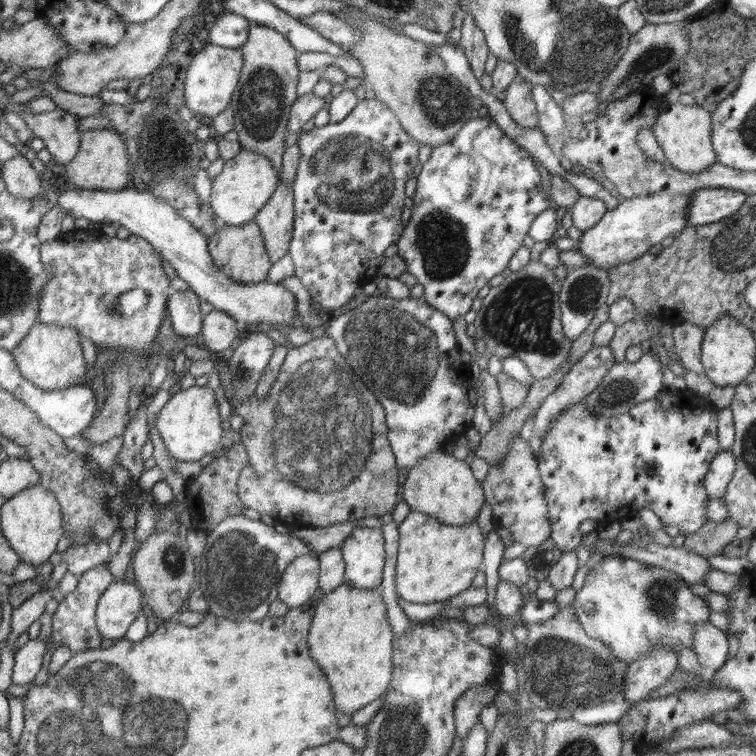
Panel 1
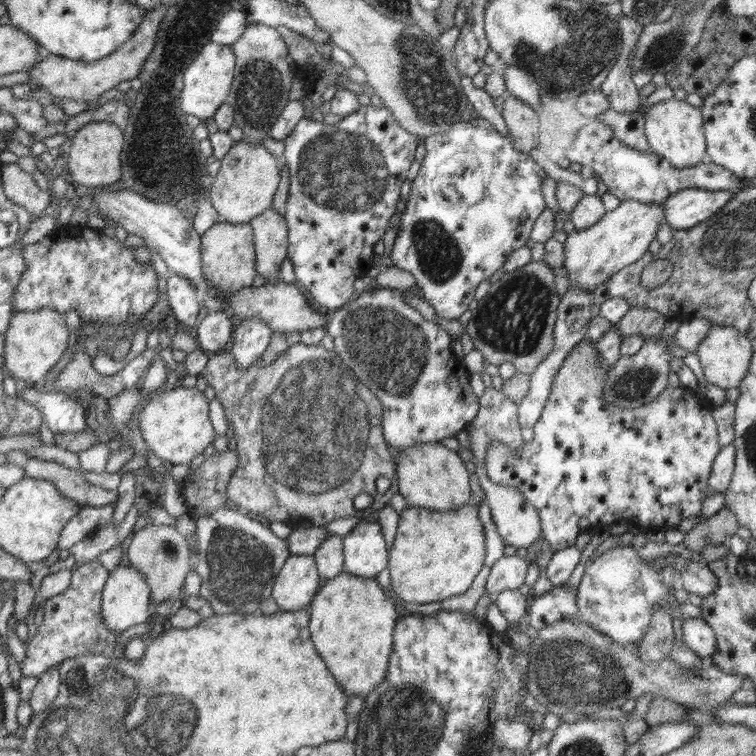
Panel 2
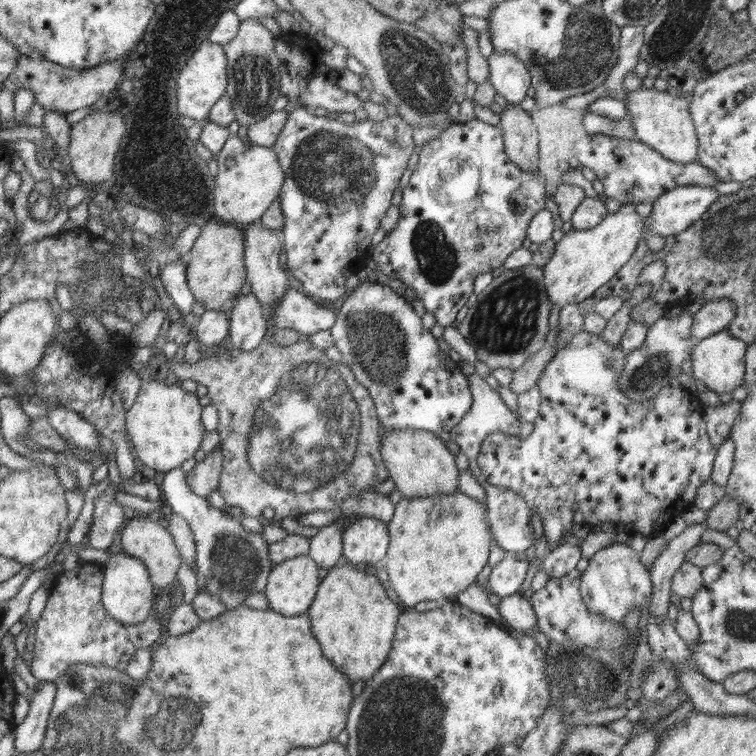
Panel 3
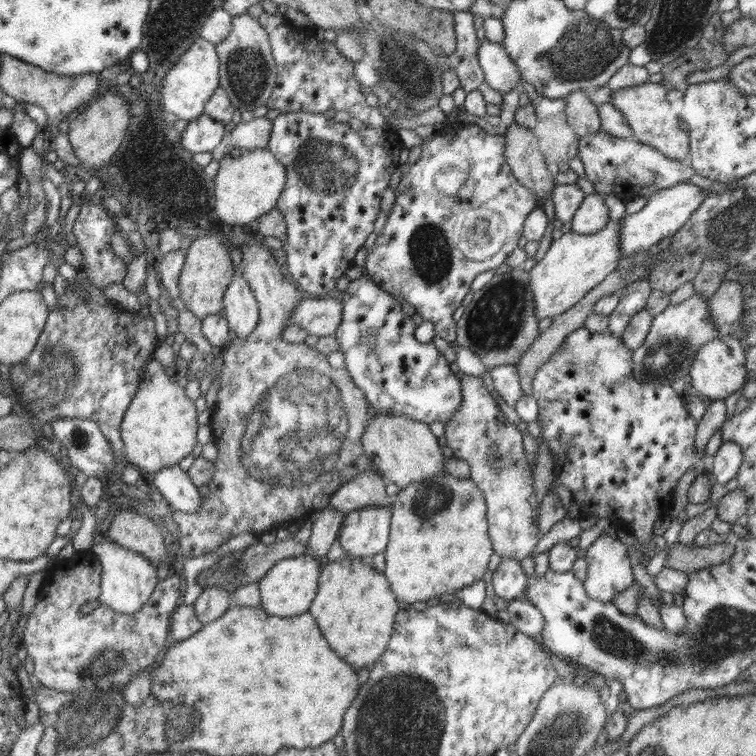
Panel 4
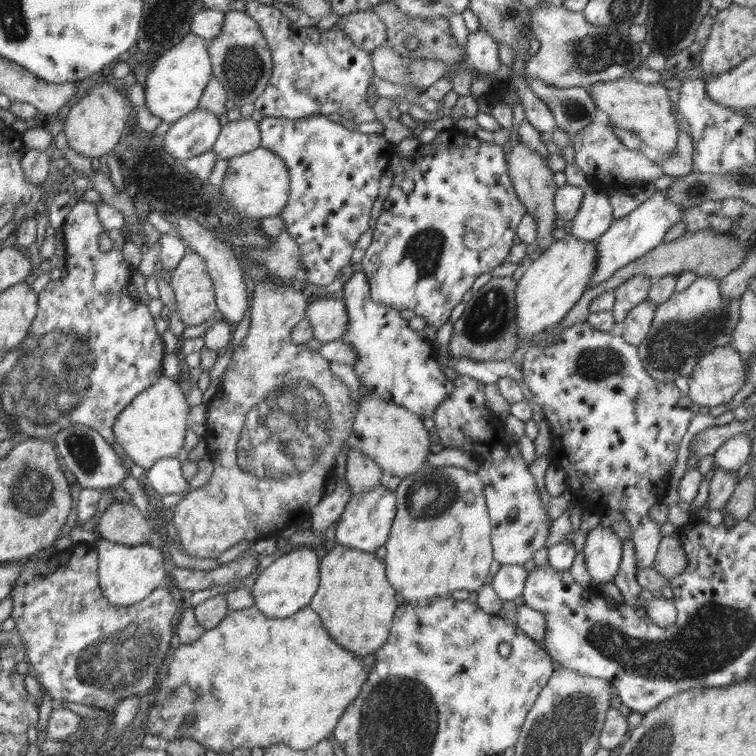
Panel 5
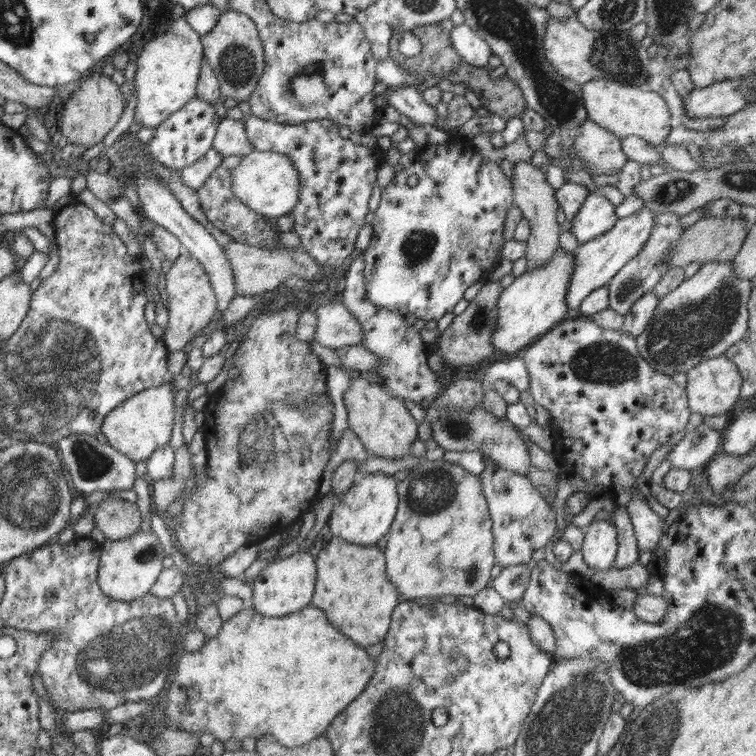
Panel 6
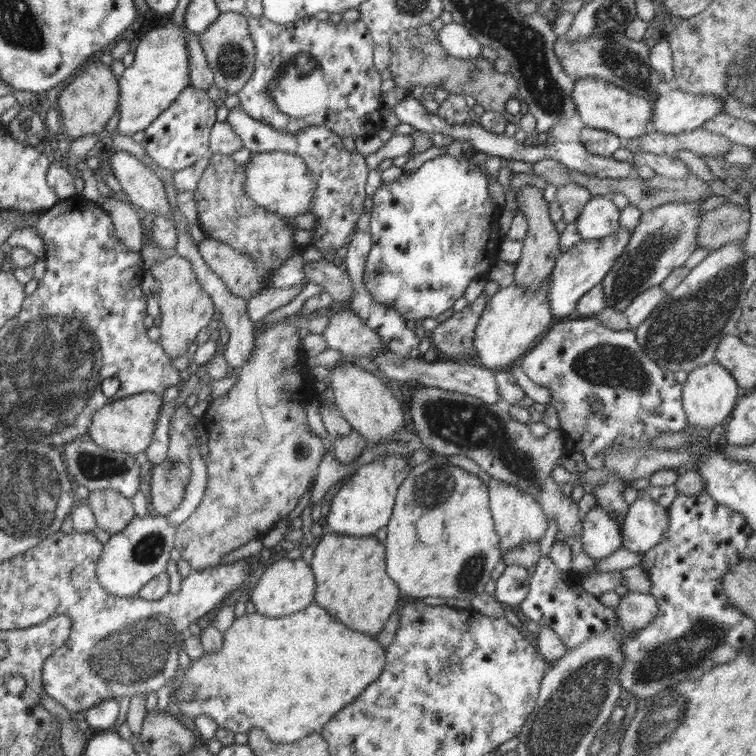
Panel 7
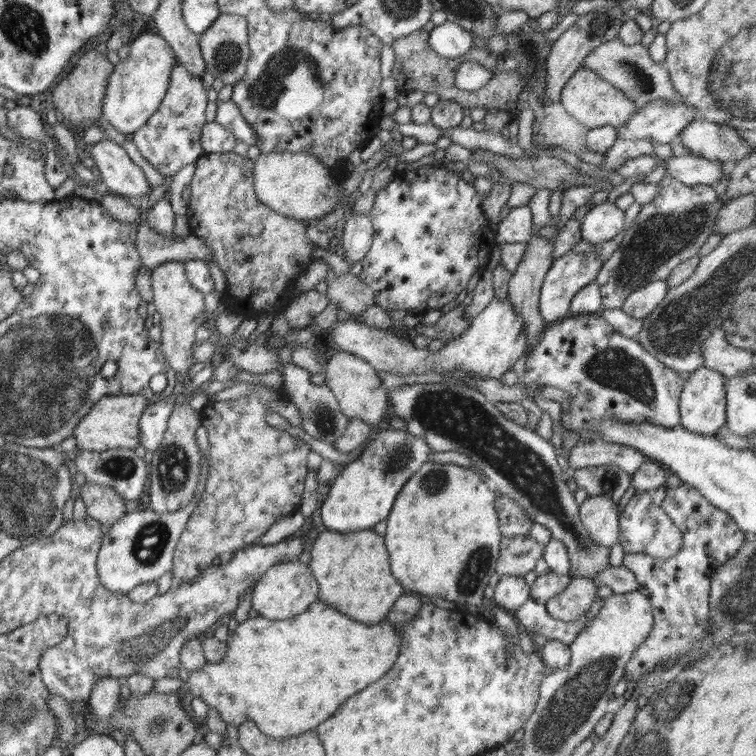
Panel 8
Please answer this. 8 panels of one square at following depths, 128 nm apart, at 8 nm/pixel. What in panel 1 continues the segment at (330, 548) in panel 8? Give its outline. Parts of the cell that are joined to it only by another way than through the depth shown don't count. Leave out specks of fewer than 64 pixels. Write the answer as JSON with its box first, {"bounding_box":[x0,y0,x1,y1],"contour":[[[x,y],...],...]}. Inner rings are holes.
{"bounding_box":[307,582,394,716],"contour":[[[349,582],[339,584],[320,598],[312,617],[307,638],[310,654],[332,689],[338,712],[353,716],[357,711],[387,691],[393,678],[392,657],[394,634],[389,625],[386,604],[377,589],[358,590]]]}

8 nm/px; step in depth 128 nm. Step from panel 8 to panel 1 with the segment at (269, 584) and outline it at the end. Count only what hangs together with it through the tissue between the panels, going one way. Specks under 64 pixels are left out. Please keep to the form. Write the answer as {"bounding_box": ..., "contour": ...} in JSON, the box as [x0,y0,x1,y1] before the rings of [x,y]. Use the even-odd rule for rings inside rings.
{"bounding_box":[278,556,319,609],"contour":[[[298,556],[278,579],[278,599],[290,606],[290,609],[300,608],[318,590],[319,560]]]}

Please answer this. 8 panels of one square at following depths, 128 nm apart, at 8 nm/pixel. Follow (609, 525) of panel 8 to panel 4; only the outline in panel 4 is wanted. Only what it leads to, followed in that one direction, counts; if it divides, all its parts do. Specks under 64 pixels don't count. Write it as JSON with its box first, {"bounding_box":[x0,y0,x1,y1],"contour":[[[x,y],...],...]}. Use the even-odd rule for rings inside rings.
{"bounding_box":[583,536,636,604],"contour":[[[600,536],[587,551],[585,559],[588,563],[588,572],[586,581],[583,582],[584,592],[592,600],[612,604],[620,592],[636,583],[628,550],[617,538]]]}

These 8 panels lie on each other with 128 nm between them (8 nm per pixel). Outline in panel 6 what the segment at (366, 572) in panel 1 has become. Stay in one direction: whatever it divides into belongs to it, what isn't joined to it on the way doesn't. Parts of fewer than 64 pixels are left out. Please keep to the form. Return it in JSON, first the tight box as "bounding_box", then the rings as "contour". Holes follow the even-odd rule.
{"bounding_box":[327,473,399,546],"contour":[[[371,473],[367,478],[359,476],[357,481],[341,496],[333,506],[327,522],[333,537],[360,546],[374,546],[390,531],[397,513],[399,496],[398,482],[384,473]]]}

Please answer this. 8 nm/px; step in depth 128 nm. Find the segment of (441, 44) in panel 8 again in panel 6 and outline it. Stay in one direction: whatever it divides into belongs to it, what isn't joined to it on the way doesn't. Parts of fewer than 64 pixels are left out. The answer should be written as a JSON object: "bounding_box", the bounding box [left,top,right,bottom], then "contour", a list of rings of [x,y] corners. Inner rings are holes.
{"bounding_box":[449,23,493,70],"contour":[[[466,23],[454,25],[449,33],[452,47],[462,56],[468,67],[482,70],[489,66],[489,58],[493,54],[490,45]]]}

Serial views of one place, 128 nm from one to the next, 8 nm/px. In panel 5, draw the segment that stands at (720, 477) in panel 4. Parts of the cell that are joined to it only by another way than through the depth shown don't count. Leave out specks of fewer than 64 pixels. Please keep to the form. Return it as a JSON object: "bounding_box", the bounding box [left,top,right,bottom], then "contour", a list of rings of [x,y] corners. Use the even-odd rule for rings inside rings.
{"bounding_box":[713,433,751,471],"contour":[[[738,433],[731,436],[722,446],[719,446],[713,457],[715,464],[722,470],[738,471],[748,460],[751,450],[750,437],[746,433]]]}

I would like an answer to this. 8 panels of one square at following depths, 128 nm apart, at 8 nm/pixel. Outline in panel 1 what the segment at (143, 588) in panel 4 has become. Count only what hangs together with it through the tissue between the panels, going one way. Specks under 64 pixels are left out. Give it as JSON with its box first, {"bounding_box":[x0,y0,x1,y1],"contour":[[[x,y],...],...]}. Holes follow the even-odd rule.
{"bounding_box":[95,579,143,640],"contour":[[[125,579],[112,581],[104,594],[102,594],[95,613],[95,621],[103,638],[116,640],[125,636],[130,624],[143,611],[142,601],[143,596],[135,584],[127,582]]]}

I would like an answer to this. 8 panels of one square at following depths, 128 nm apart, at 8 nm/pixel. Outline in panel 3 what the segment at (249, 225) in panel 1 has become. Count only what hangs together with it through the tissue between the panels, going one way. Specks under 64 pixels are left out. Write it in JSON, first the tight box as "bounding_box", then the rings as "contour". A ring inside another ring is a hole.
{"bounding_box":[186,222,245,313],"contour":[[[206,222],[201,226],[201,231],[194,241],[193,247],[190,251],[191,258],[187,262],[186,280],[190,287],[191,294],[194,295],[196,301],[202,302],[205,310],[218,310],[227,313],[232,307],[232,300],[239,294],[245,285],[245,264],[244,264],[244,229],[234,224],[225,224],[224,222]]]}

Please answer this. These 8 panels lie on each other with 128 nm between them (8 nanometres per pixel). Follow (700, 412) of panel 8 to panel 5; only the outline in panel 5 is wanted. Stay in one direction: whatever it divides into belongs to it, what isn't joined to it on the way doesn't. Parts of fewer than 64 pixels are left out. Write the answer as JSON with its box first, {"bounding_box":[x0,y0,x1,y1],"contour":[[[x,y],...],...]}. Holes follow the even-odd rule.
{"bounding_box":[687,344,746,409],"contour":[[[730,344],[713,348],[696,363],[691,374],[687,377],[689,384],[688,396],[693,404],[711,409],[730,402],[746,380],[744,362],[741,354]]]}

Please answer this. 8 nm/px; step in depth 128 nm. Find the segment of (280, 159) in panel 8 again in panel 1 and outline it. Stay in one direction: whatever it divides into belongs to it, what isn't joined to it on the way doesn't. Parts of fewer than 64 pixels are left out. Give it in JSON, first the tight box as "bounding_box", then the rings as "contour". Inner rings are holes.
{"bounding_box":[209,147,278,224],"contour":[[[242,147],[234,158],[225,161],[222,172],[213,178],[209,205],[223,224],[246,224],[254,221],[258,211],[270,201],[278,181],[276,169],[265,156]]]}

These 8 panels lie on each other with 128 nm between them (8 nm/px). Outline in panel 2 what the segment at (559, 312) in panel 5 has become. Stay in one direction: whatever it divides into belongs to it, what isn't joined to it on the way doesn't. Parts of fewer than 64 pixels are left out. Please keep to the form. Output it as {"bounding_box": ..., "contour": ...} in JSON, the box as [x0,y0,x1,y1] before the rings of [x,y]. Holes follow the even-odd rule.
{"bounding_box":[563,200,667,288],"contour":[[[624,200],[619,203],[619,206],[614,210],[605,211],[605,215],[595,222],[591,227],[586,227],[580,230],[574,230],[567,234],[567,239],[563,243],[564,246],[564,262],[563,267],[568,273],[569,287],[579,284],[581,288],[593,288],[599,284],[606,282],[613,274],[622,270],[625,266],[640,260],[643,254],[648,252],[650,242],[656,238],[656,233],[660,225],[667,224],[665,222],[664,204],[656,205],[652,203],[637,202],[634,200]]]}

